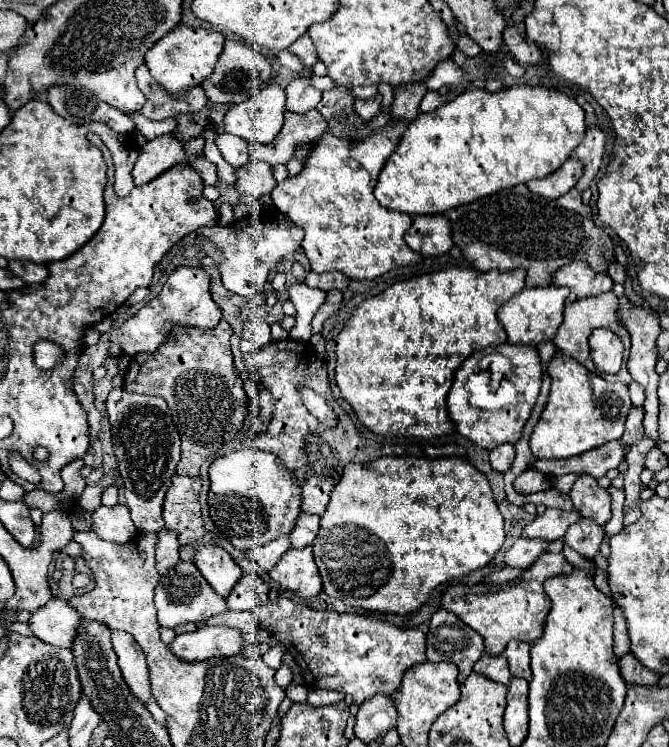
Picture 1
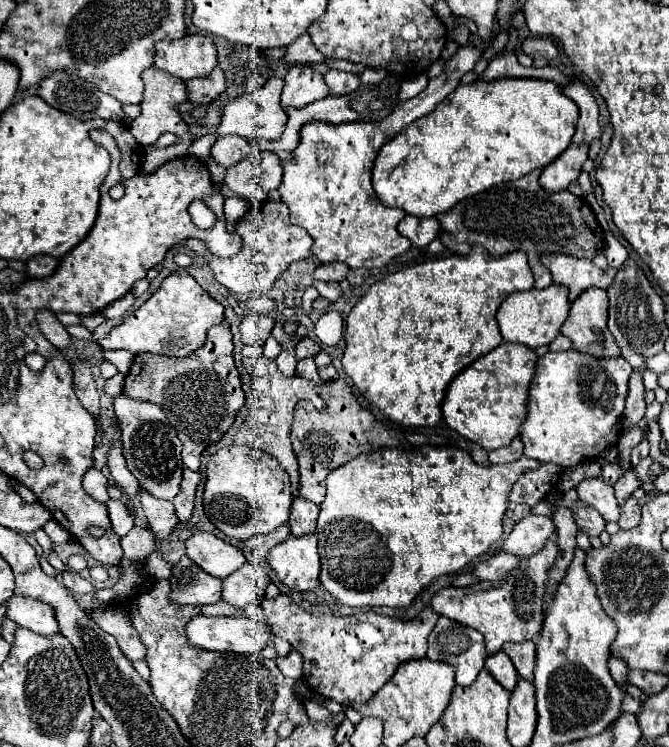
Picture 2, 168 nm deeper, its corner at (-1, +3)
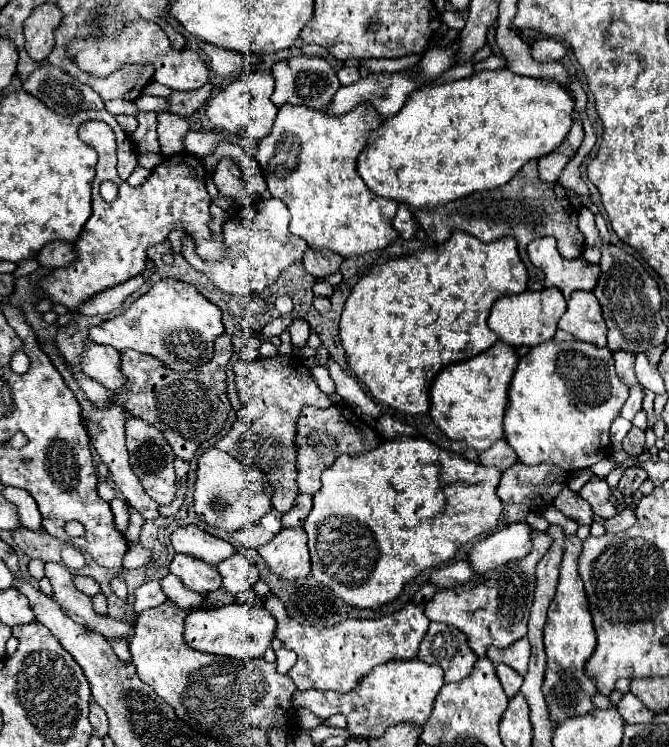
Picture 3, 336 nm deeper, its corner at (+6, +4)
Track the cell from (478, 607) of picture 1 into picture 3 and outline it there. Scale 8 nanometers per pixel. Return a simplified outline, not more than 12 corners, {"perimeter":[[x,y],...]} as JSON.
{"perimeter":[[532,531],[528,557],[426,603],[486,657],[526,635],[536,563],[552,537]]}

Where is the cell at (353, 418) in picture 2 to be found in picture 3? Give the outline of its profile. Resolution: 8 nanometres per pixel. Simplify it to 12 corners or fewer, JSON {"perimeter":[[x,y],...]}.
{"perimeter":[[346,405],[298,419],[298,487],[314,495],[342,453],[366,453],[378,433]]}

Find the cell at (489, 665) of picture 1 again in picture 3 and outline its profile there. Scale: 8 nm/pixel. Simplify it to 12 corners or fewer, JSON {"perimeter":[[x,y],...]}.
{"perimeter":[[496,665],[496,673],[506,695],[516,695],[522,677],[506,665]]}

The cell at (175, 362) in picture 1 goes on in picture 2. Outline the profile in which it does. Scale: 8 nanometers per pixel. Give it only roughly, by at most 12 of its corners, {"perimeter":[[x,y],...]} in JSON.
{"perimeter":[[229,320],[185,358],[135,356],[123,394],[155,402],[197,472],[245,404]]}

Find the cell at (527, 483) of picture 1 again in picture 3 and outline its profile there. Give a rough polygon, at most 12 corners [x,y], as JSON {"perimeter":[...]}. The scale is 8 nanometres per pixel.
{"perimeter":[[524,465],[502,471],[504,503],[548,507],[566,485],[556,465]]}

